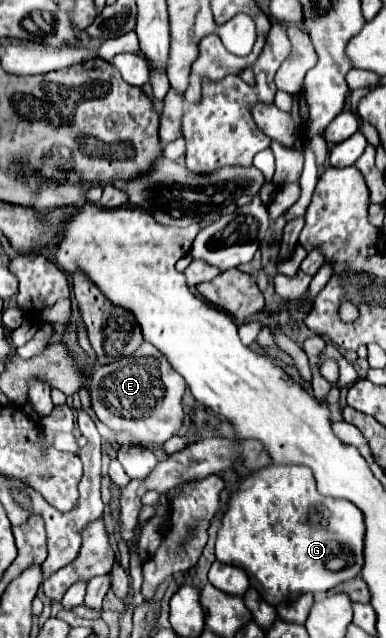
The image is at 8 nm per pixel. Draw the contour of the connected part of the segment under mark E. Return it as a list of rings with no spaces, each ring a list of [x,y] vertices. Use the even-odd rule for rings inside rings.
[[[143,343],[133,355],[129,355],[125,359],[119,359],[111,365],[103,365],[103,367],[97,365],[93,375],[91,375],[91,397],[93,397],[93,411],[97,413],[97,417],[103,423],[107,423],[109,429],[129,431],[145,443],[159,443],[161,445],[181,429],[181,425],[183,425],[181,401],[183,401],[185,391],[187,391],[185,379],[177,371],[173,371],[167,357],[163,357],[163,353],[157,347],[153,347],[151,343]],[[155,381],[161,381],[163,395],[161,395],[161,391],[159,391],[159,395],[155,395],[157,385],[151,385]]]

